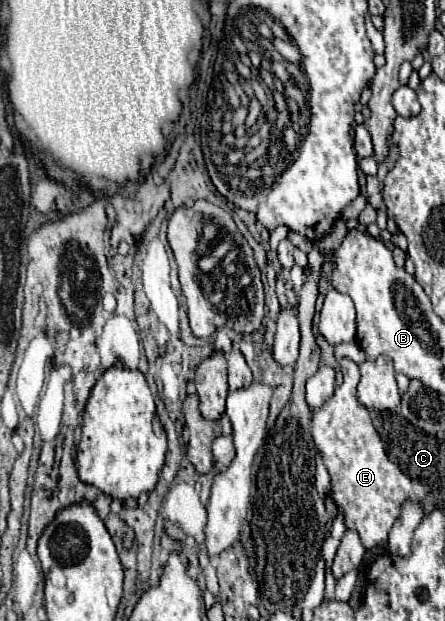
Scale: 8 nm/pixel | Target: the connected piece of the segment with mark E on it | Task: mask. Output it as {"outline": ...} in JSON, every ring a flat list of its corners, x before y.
{"outline":[[341,358,339,364,343,370,343,384,335,388,329,402,313,412,313,442,323,454,325,468,331,474,335,502,345,510,345,526,355,528,363,540,363,546,369,550,387,540,403,500,415,500,415,496,411,490,411,480,387,458,385,446,371,424,369,410,357,400,357,384,361,378,357,362]]}

